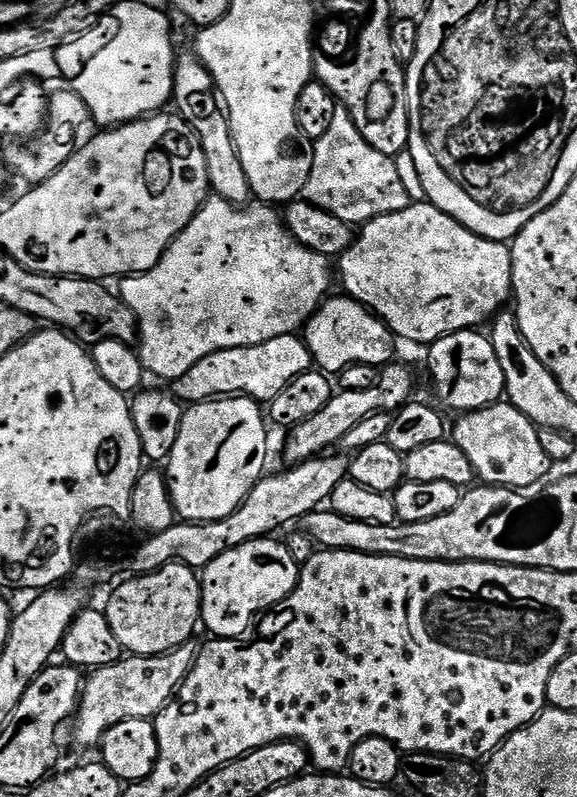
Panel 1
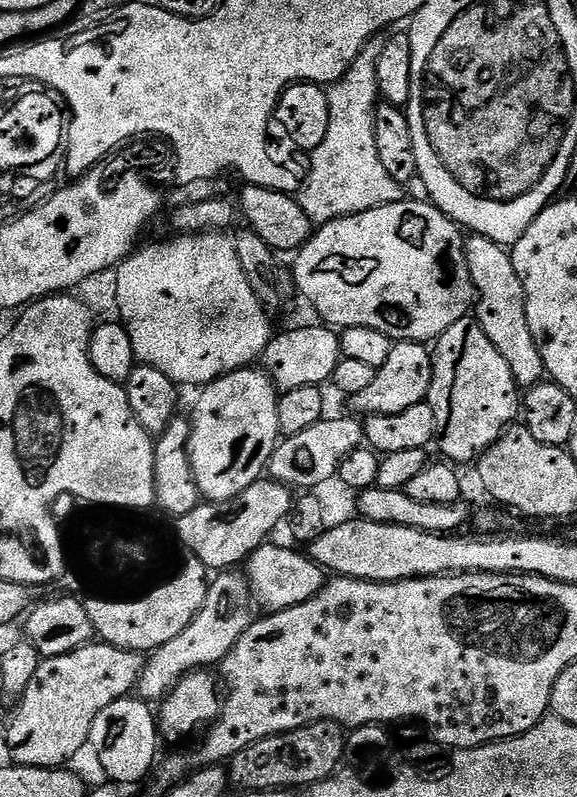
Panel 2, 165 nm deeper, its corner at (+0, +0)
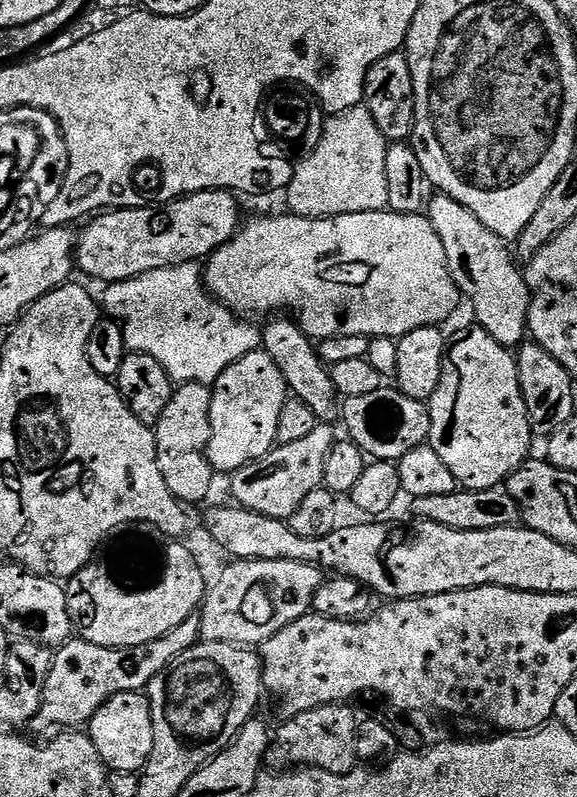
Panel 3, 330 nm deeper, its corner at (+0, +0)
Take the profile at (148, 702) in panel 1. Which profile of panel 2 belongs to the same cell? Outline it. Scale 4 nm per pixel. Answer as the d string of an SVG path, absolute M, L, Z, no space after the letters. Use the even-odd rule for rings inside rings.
M232 570L221 571L217 575L220 577L217 580L215 577L209 583L206 602L202 610L198 610L194 622L190 622L190 626L186 626L186 630L182 630L178 638L170 638L170 642L166 642L147 657L144 673L140 675L138 685L139 699L145 702L163 701L188 673L212 666L208 664L219 665L228 657L238 638L246 634L254 619L252 613L254 597L248 587L247 579L243 575L235 576L236 574Z

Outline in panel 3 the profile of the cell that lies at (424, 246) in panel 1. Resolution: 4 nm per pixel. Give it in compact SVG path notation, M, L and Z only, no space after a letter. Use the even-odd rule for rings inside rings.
M385 210L382 212L363 212L362 214L342 214L341 216L325 216L323 218L313 218L311 216L297 216L295 214L283 214L284 216L260 216L257 220L252 220L243 225L240 231L228 241L227 244L223 244L222 247L217 248L206 261L206 267L203 269L202 275L204 277L205 285L209 292L212 293L215 299L219 300L221 304L227 304L231 306L237 313L240 314L252 314L248 312L272 312L275 308L289 308L291 315L294 317L297 324L299 324L302 331L308 336L311 336L313 341L323 342L334 338L335 336L367 336L369 338L375 338L378 336L390 336L393 338L399 338L410 334L414 330L419 328L435 328L443 325L443 320L448 320L456 312L456 307L462 304L462 297L460 290L452 280L452 275L448 269L448 263L446 262L446 250L442 247L442 238L438 238L438 230L434 230L431 220L428 219L427 215L417 214L414 216L403 216L397 212L391 210Z

